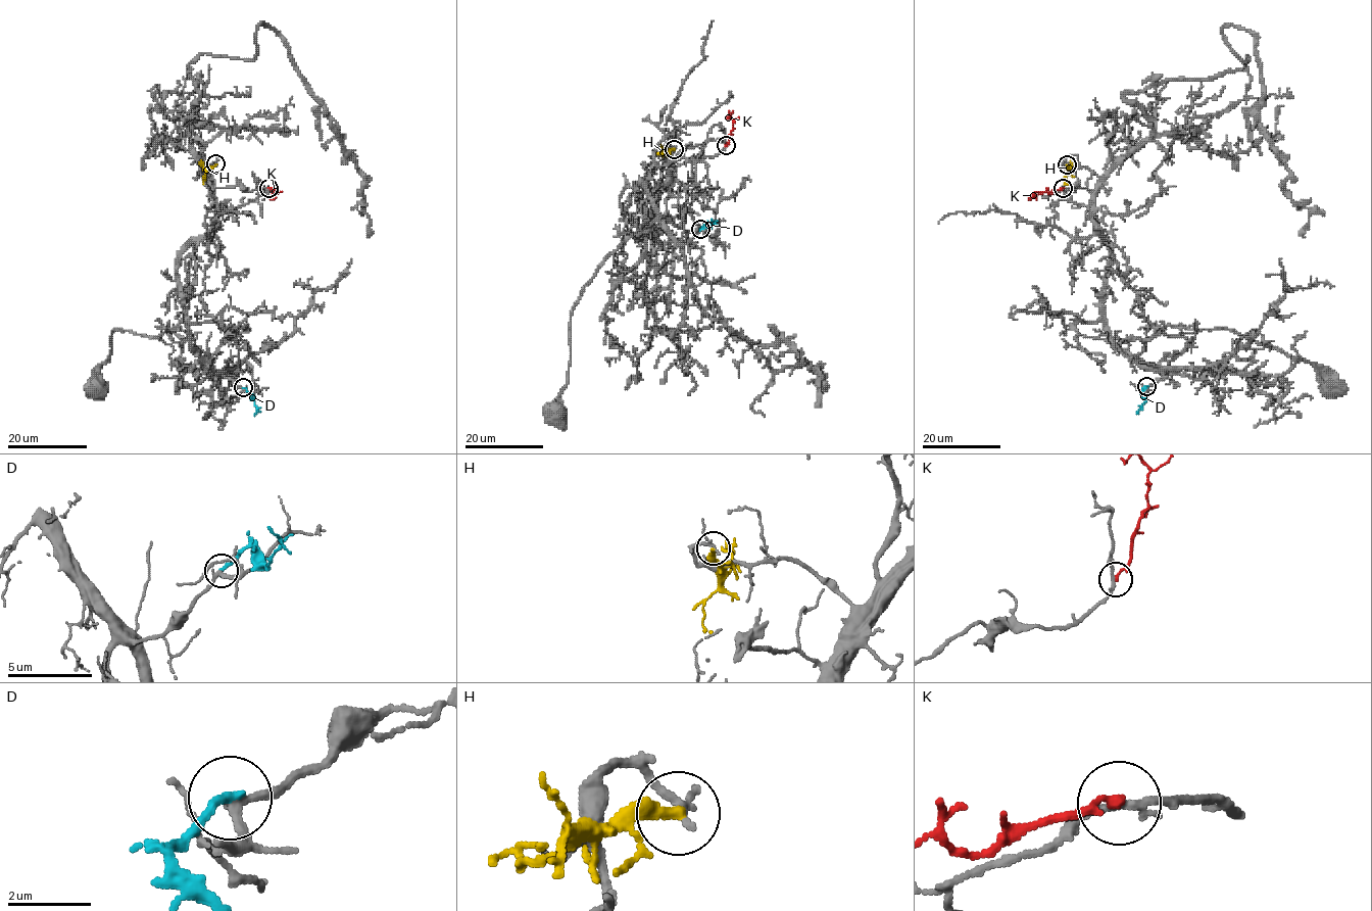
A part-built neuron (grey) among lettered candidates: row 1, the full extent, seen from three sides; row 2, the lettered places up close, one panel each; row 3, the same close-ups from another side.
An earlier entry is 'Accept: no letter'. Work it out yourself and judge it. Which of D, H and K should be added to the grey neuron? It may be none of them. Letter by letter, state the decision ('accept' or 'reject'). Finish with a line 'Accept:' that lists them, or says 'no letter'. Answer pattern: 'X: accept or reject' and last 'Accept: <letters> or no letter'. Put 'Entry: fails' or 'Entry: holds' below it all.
D: reject
H: reject
K: reject
Accept: no letter
Entry: holds

